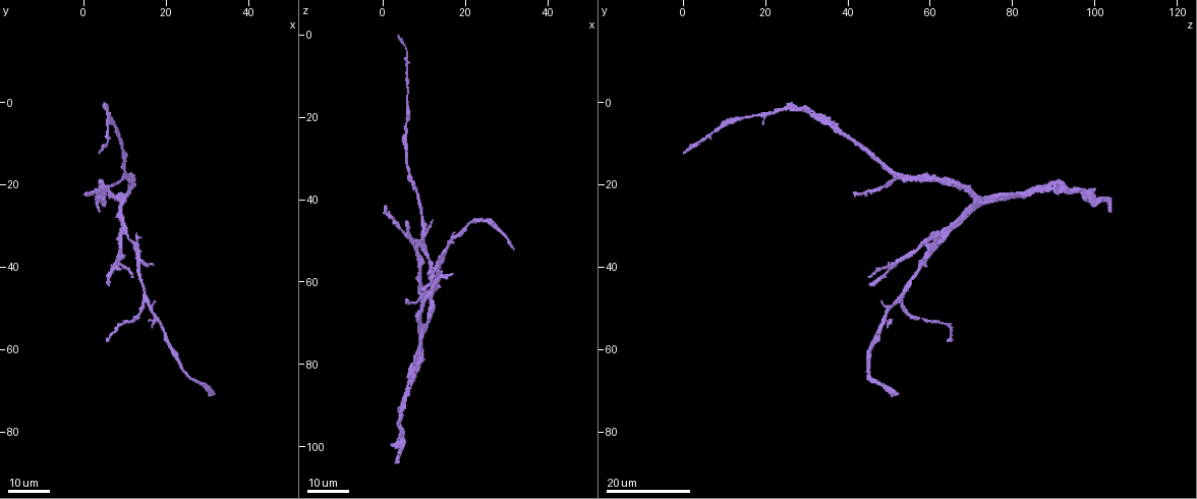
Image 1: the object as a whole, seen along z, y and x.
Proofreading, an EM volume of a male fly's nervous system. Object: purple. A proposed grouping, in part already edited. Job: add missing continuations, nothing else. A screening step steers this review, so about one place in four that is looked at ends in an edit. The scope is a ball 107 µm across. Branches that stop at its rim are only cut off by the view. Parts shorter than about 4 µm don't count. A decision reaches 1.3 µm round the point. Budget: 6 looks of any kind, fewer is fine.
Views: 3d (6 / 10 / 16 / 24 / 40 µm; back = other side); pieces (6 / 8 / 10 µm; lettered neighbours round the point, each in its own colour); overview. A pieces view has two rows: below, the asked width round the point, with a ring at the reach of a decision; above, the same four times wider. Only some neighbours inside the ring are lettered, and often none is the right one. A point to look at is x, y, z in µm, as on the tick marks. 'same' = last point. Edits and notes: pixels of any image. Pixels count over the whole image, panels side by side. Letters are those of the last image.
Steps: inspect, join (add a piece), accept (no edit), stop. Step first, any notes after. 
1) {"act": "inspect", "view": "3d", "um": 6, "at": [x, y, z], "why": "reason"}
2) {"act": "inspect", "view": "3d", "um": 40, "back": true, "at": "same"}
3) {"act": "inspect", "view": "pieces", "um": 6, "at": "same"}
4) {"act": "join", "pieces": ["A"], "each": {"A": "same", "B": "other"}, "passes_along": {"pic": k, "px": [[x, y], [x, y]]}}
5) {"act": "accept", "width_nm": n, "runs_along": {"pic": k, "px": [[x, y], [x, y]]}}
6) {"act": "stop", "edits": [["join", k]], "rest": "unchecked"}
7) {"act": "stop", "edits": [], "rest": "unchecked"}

{"act": "inspect", "view": "3d", "um": 16, "at": [16.5, 39.5, 58.0], "why": "branch stops here"}

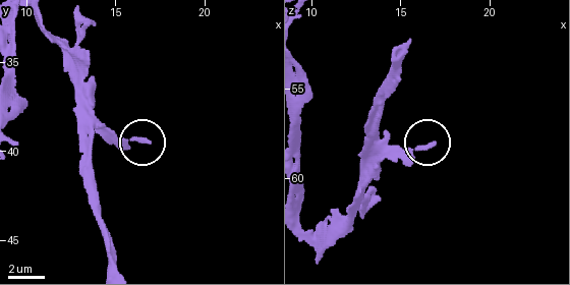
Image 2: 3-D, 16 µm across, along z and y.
{"act": "inspect", "view": "pieces", "um": 10, "at": [16.8, 39.5, 58.2], "why": "see the neighbours"}

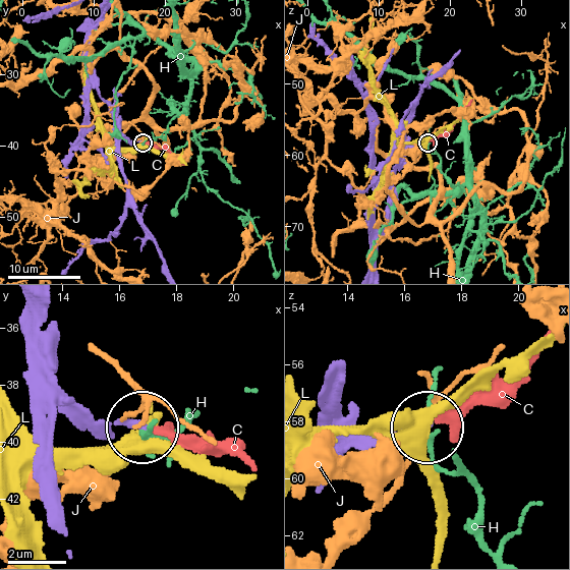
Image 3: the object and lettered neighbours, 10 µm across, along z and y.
{"act": "join", "pieces": ["C"], "each": {"C": "same", "H": "other", "J": "other", "L": "other"}, "passes_along": {"pic": 3, "px": [[409, 146], [436, 138], [471, 99]]}, "found": "it goes on there"}

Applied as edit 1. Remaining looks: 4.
{"act": "inspect", "view": "3d", "um": 24, "at": [12.5, 42.5, 45.5], "why": "an open end"}

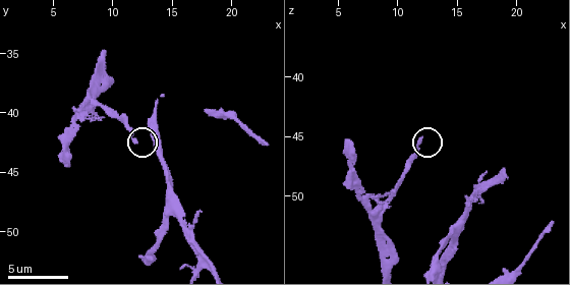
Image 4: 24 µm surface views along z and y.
{"act": "inspect", "view": "pieces", "um": 8, "at": [12.0, 42.4, 45.2], "why": "what lies round it"}

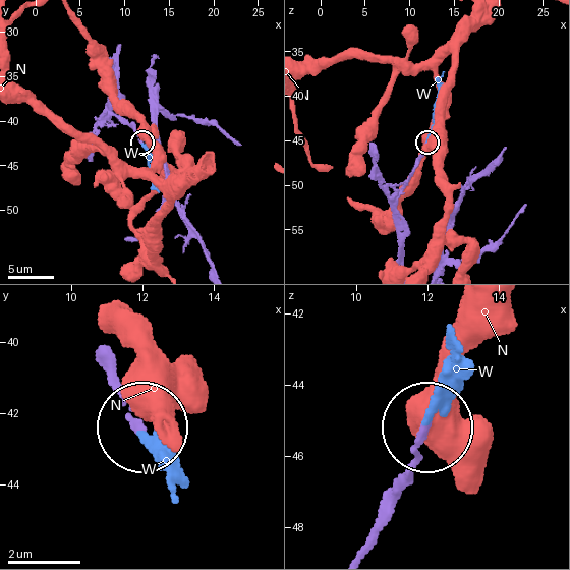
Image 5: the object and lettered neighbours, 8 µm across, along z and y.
{"act": "join", "pieces": ["W"], "width_nm": 180, "each": {"N": "other", "W": "same"}, "passes_along": {"pic": 5, "px": [[381, 500], [411, 463], [451, 335]]}, "found": "it goes on there"}

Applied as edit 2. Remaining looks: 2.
{"act": "inspect", "view": "3d", "um": 10, "at": [23.0, 42.6, 52.2], "why": "an open end"}

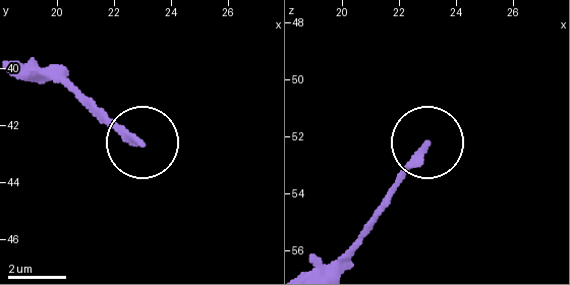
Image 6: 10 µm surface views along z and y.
{"act": "inspect", "view": "pieces", "um": 6, "at": [22.9, 42.5, 52.3]}

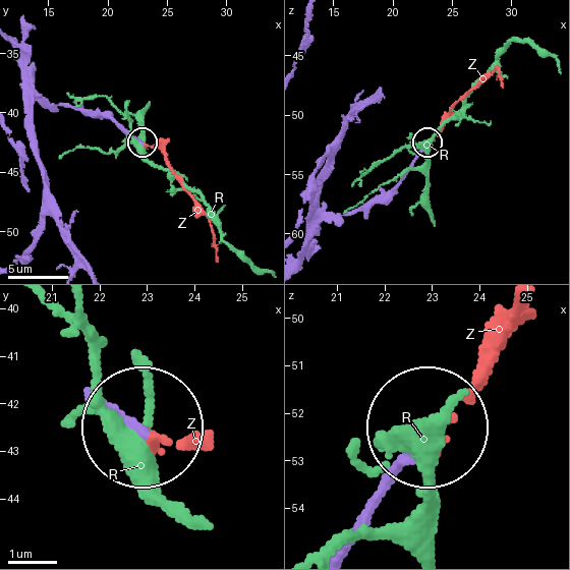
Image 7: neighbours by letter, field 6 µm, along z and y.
{"act": "join", "pieces": ["Z"], "width_nm": 170, "each": {"R": "other", "Z": "same"}, "passes_along": {"pic": 7, "px": [[118, 124], [141, 144], [161, 151], [210, 224], [217, 260]]}, "found": "the neuron continues"}

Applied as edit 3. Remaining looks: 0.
{"act": "stop", "edits": [["join", 3], ["join", 5], ["join", 7]], "rest": "unchecked"}

